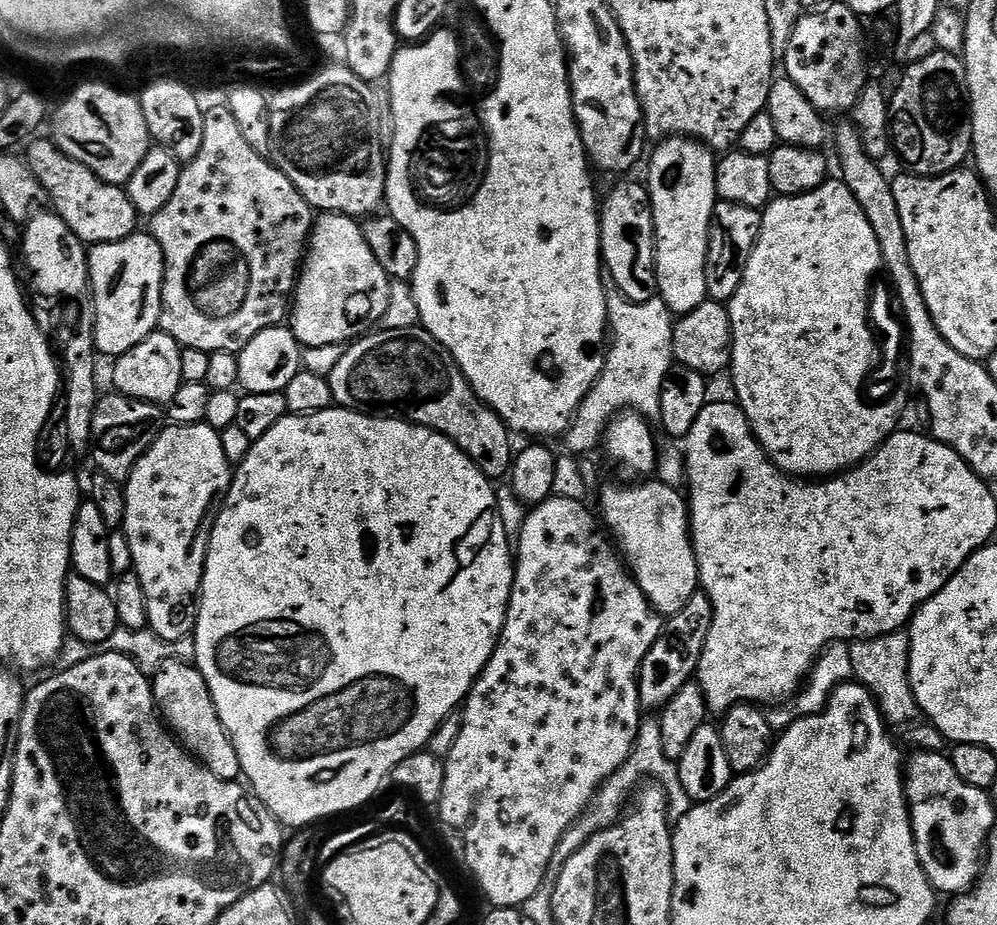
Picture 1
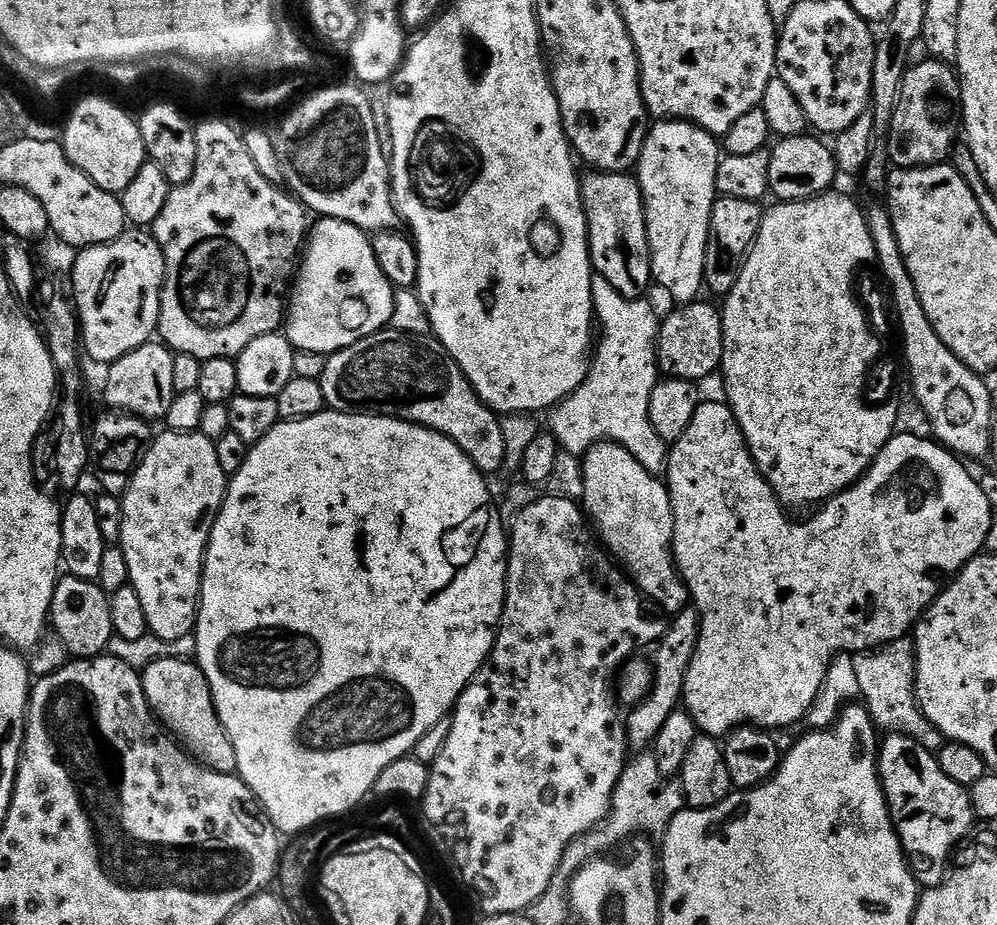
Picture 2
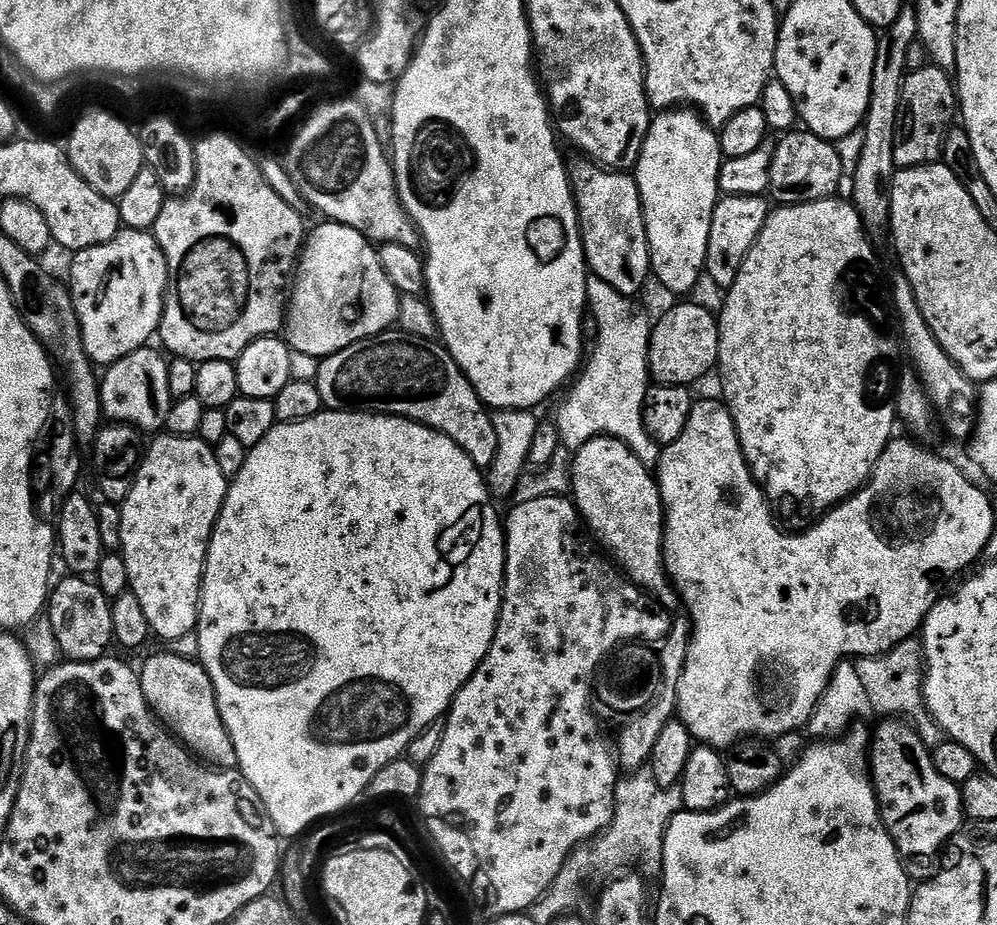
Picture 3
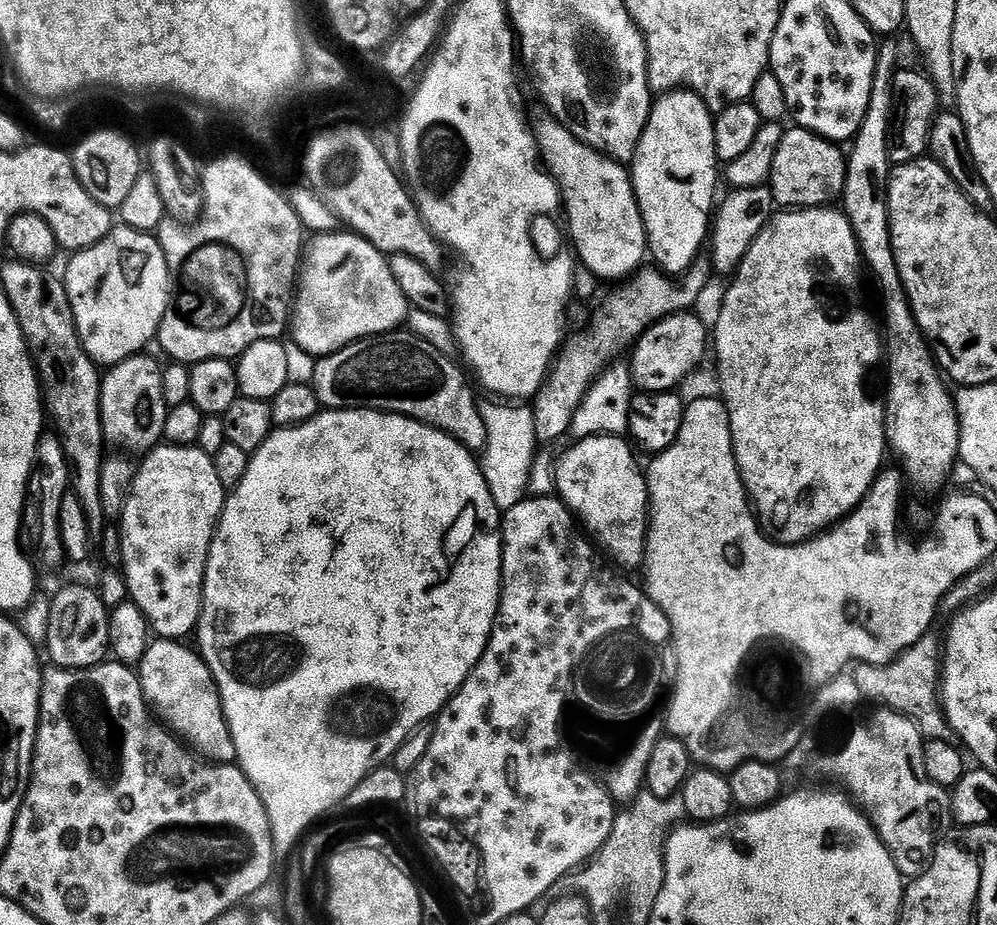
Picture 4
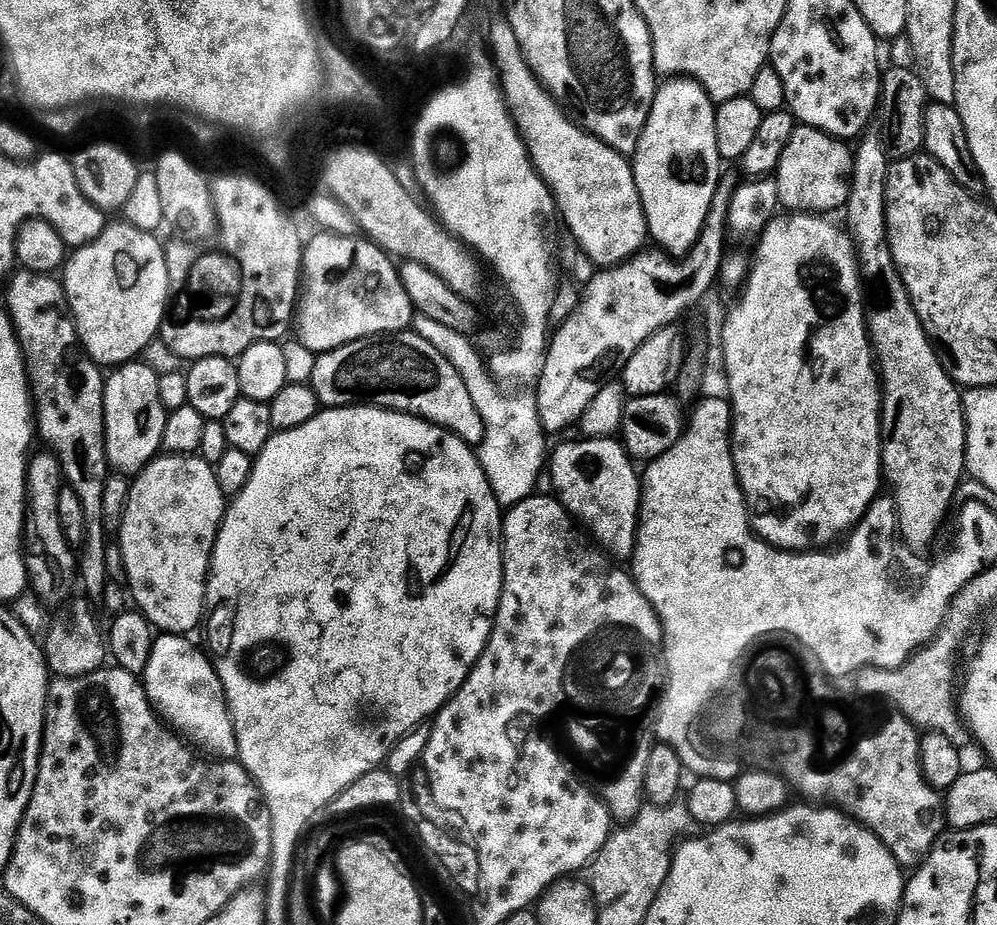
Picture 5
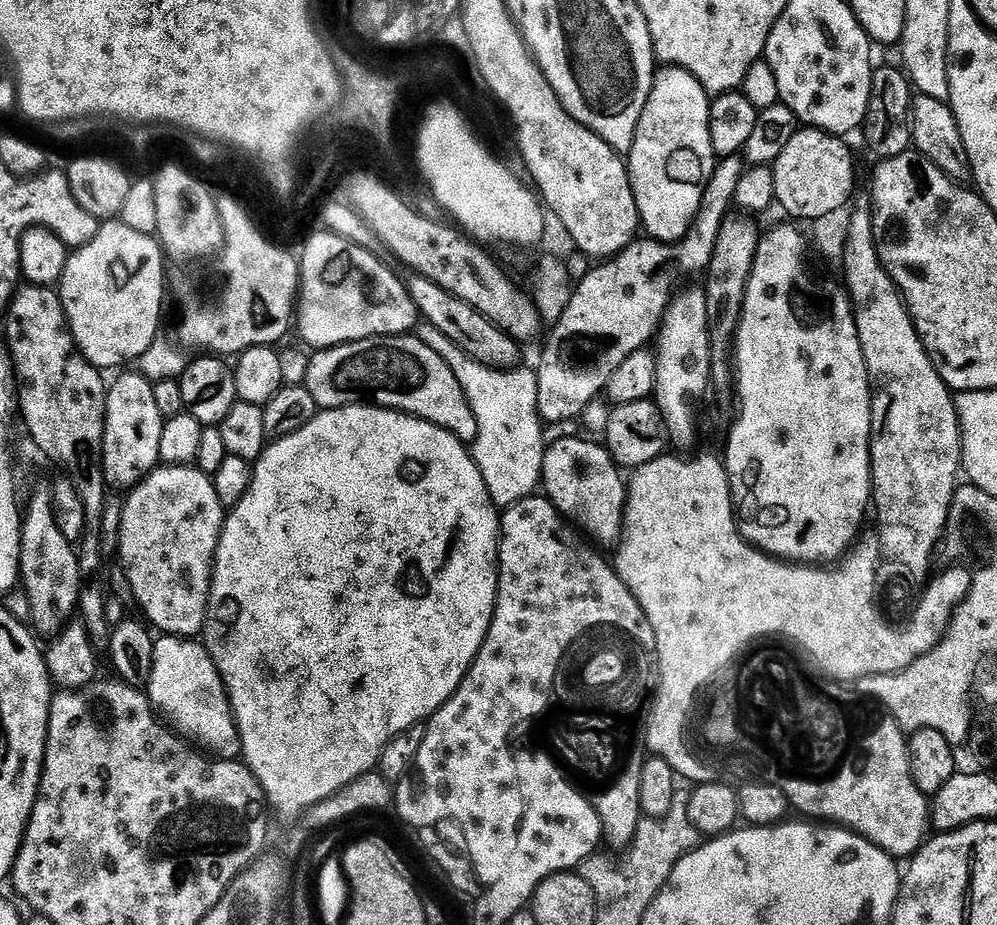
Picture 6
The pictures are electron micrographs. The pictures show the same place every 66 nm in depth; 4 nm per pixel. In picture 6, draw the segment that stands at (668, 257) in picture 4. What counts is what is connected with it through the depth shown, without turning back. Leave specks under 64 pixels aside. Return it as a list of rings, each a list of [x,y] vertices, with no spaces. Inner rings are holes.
[[[668,66],[657,75],[626,163],[643,231],[652,240],[683,241],[694,228],[718,165],[710,142],[709,93],[685,68]]]

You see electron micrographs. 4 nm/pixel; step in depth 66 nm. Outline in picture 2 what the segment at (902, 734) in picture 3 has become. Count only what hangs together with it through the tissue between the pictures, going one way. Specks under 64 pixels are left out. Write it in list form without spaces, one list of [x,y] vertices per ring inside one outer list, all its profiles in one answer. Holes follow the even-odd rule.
[[[885,735],[878,748],[878,763],[880,783],[884,785],[884,797],[888,799],[888,809],[892,812],[896,832],[900,835],[900,844],[904,848],[912,874],[916,877],[917,884],[925,889],[936,888],[950,871],[948,859],[951,856],[953,859],[962,842],[969,839],[973,831],[972,823],[977,823],[978,817],[976,809],[972,807],[969,789],[954,782],[954,778],[946,778],[937,753],[926,750],[909,736]]]

